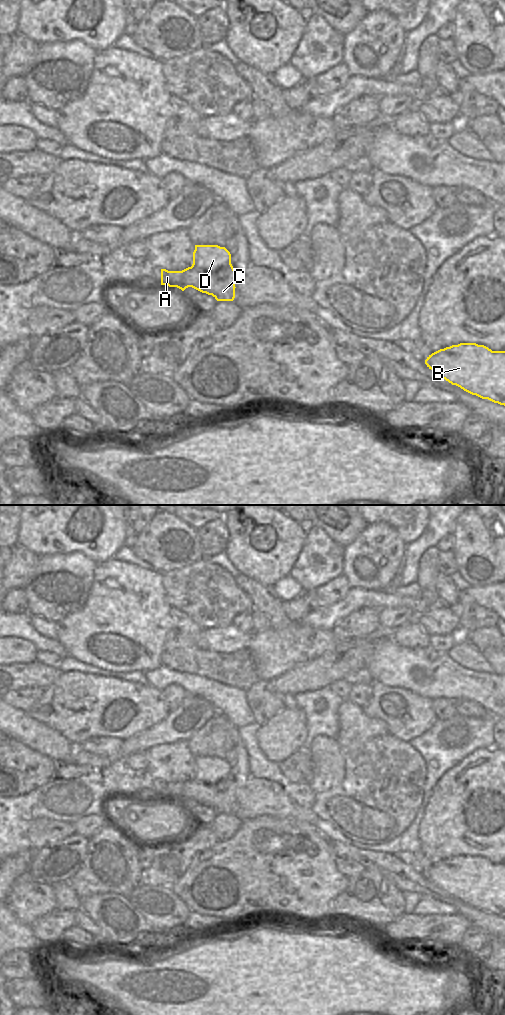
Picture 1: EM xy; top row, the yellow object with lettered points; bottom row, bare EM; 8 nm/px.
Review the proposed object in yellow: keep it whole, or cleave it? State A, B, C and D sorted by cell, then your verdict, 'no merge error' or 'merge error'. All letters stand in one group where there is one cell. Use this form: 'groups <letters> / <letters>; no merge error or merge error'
groups A B C / D; merge error

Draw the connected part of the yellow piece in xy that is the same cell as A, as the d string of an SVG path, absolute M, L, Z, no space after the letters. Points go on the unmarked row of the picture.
M192 778L182 783L161 781L161 797L177 799L182 803L192 799L212 807L217 813L233 813L235 810L235 793L226 785L208 785Z

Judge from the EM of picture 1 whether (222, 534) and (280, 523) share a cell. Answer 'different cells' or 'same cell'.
different cells

